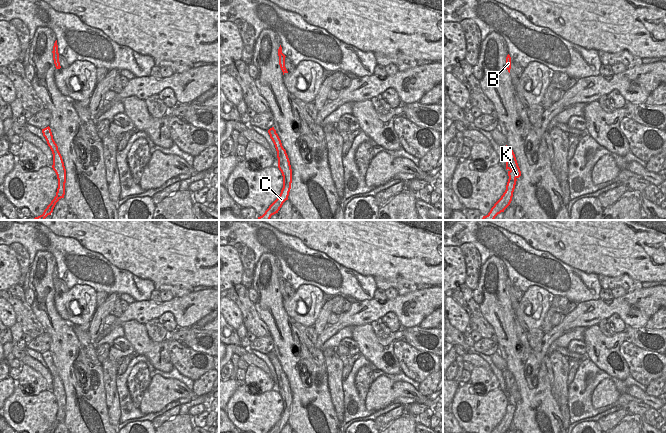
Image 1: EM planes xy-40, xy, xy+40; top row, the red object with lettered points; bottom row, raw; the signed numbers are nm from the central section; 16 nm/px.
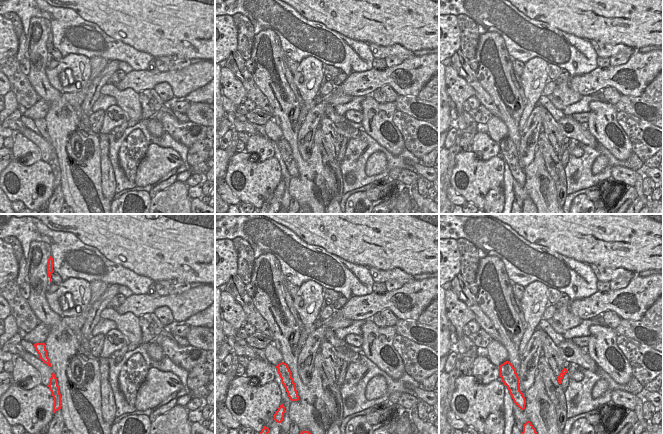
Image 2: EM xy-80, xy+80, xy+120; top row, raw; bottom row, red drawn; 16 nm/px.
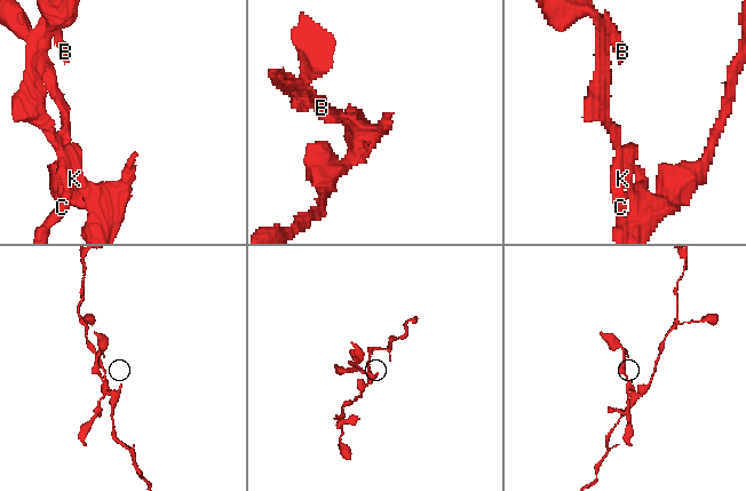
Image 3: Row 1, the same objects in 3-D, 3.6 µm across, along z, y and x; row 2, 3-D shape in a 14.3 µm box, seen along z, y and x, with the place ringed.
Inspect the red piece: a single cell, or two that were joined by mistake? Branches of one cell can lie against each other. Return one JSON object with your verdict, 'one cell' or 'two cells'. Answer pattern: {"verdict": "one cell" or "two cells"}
{"verdict": "two cells"}

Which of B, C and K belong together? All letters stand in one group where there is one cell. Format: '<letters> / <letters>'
B C / K

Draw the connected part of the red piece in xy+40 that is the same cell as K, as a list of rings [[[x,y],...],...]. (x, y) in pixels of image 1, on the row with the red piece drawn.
[[[507,145],[502,150],[505,152],[505,160],[507,161],[507,167],[510,168],[509,170],[514,173],[516,178],[519,178],[521,176],[521,171],[513,150]]]

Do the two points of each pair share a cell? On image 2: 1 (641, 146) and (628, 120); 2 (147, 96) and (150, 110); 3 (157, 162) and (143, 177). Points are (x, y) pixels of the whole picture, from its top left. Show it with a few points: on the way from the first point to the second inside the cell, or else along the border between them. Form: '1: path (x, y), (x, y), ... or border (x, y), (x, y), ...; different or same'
1: path (641, 140), (641, 134), (633, 126); same
2: path (149, 99), (150, 107); same
3: path (153, 166), (147, 173); same

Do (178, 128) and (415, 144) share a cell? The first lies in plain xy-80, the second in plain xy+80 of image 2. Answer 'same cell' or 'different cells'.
same cell

